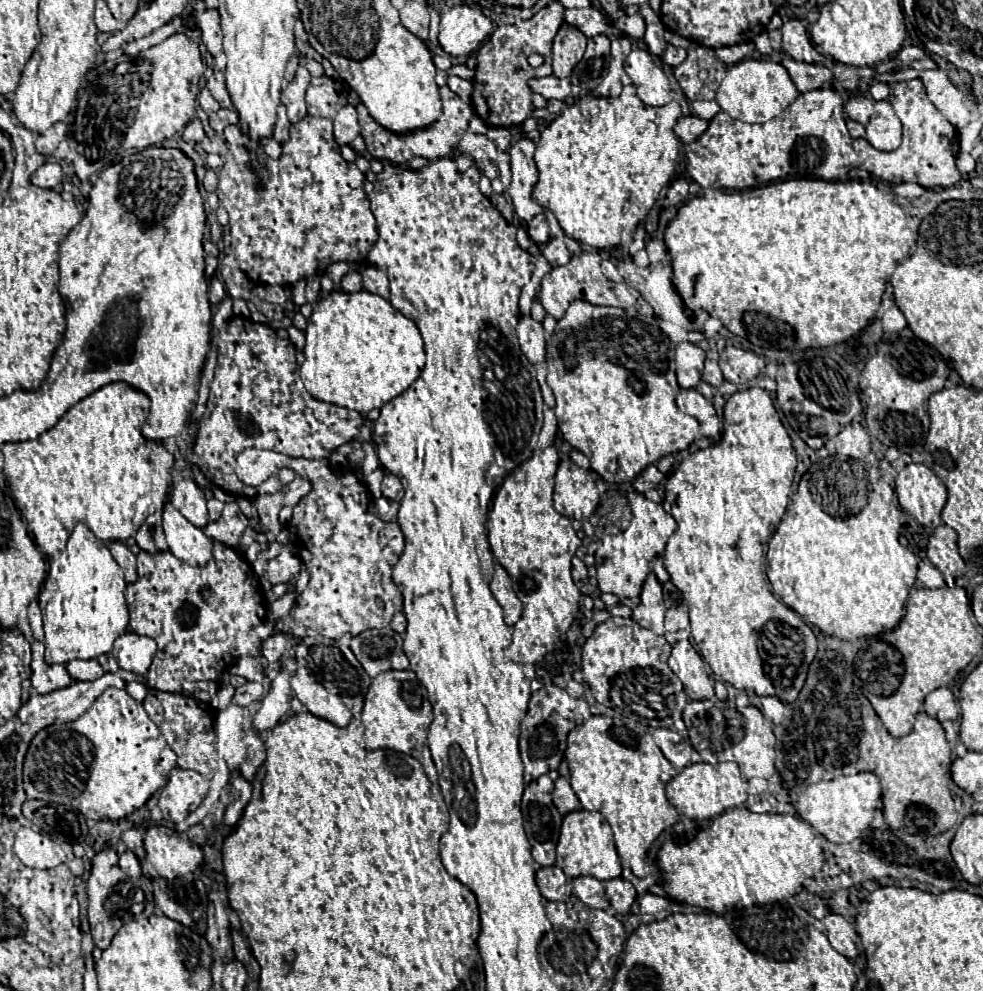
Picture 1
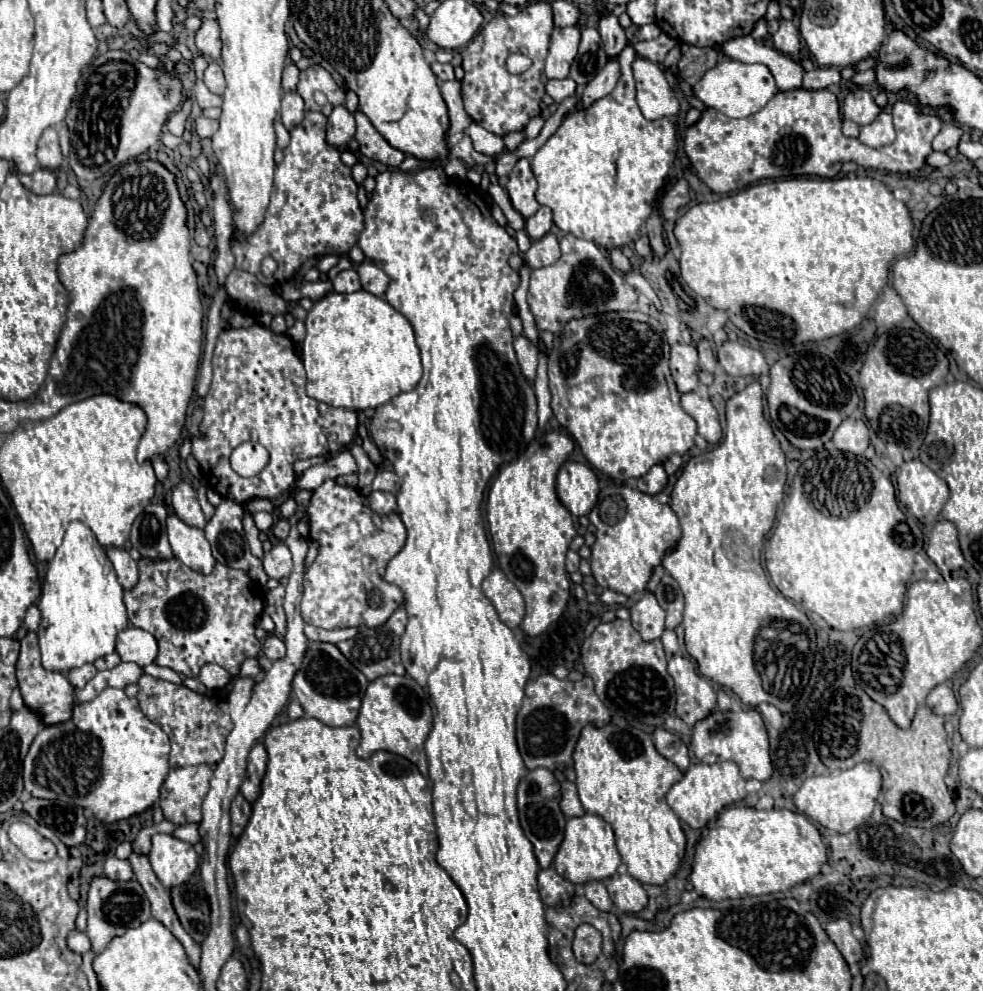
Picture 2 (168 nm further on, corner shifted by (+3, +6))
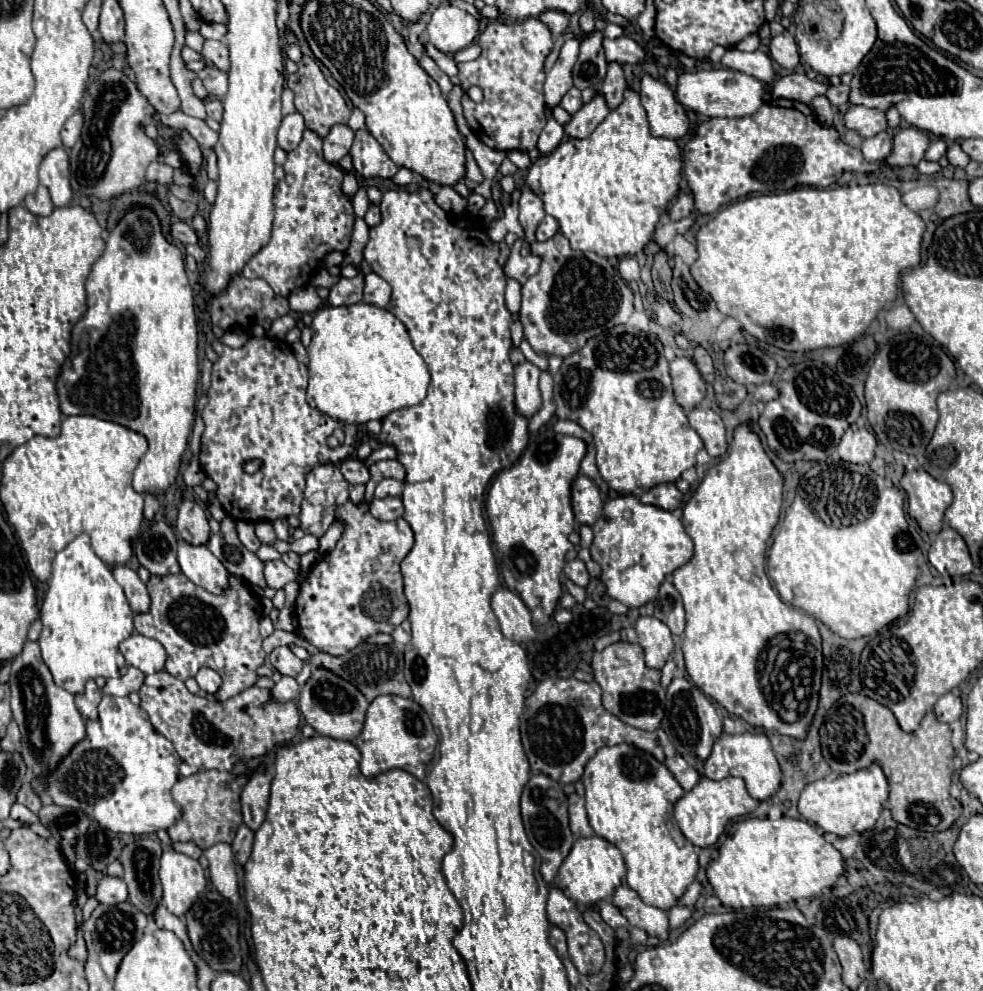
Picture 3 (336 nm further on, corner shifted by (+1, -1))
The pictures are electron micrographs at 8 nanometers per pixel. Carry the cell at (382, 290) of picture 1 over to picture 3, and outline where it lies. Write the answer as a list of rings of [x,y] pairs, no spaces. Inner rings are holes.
[[[367,274],[365,276],[365,292],[363,292],[363,302],[375,304],[379,308],[385,308],[391,298],[391,286],[379,278],[377,274]]]

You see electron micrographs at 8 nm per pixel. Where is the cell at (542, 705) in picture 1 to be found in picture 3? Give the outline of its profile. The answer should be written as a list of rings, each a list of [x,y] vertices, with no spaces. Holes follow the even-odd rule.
[[[545,678],[537,684],[535,692],[525,700],[521,718],[521,740],[529,758],[533,774],[547,774],[559,784],[573,784],[581,780],[585,764],[603,746],[631,744],[643,752],[653,754],[665,762],[663,748],[657,732],[637,730],[607,712],[601,704],[601,686],[593,682],[579,682],[577,678]]]

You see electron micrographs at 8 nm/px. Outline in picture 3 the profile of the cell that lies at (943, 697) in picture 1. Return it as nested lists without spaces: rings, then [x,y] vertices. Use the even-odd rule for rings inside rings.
[[[947,692],[945,696],[941,696],[941,698],[937,700],[937,704],[935,704],[933,710],[935,710],[937,720],[951,724],[951,722],[955,722],[955,720],[961,718],[961,714],[963,714],[963,704],[961,704],[961,698],[959,698],[959,696],[955,696],[953,692]]]

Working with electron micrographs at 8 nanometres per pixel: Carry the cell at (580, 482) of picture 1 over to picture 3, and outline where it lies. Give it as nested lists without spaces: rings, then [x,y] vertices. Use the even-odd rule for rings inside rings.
[[[579,474],[577,480],[573,482],[571,502],[573,502],[575,529],[576,524],[591,526],[601,516],[601,510],[603,510],[601,492],[595,486],[595,482],[585,474]]]

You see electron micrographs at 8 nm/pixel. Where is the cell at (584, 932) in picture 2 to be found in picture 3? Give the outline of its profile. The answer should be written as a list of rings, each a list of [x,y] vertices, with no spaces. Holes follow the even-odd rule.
[[[553,888],[547,900],[547,918],[553,926],[561,928],[567,936],[569,956],[579,974],[597,974],[605,962],[603,942],[585,924],[577,904],[567,900],[559,888]]]

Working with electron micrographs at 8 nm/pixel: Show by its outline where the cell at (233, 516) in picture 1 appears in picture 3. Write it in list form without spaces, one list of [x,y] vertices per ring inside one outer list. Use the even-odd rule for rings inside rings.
[[[231,518],[221,522],[221,532],[211,536],[207,548],[223,562],[229,574],[261,588],[267,586],[263,578],[263,562],[239,542],[235,522]]]

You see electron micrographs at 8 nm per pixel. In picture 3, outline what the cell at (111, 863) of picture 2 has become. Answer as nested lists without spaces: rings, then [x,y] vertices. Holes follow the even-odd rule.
[[[105,876],[99,886],[97,886],[97,894],[95,898],[101,902],[101,904],[121,904],[127,900],[127,886],[123,884],[121,878],[111,878],[111,876]]]

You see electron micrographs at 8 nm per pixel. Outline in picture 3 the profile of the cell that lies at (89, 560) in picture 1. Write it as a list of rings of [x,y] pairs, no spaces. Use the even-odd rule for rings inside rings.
[[[79,534],[53,560],[53,574],[41,604],[43,632],[39,646],[43,662],[53,674],[57,686],[71,694],[81,694],[85,682],[97,676],[119,678],[127,672],[119,644],[133,634],[133,610],[127,604],[123,588],[107,566],[89,546],[89,534]]]

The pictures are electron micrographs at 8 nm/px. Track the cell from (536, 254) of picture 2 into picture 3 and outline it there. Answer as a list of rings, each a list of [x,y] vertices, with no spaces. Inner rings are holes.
[[[517,242],[511,246],[511,256],[507,264],[503,266],[503,272],[507,278],[517,280],[519,284],[525,284],[529,276],[533,276],[539,270],[539,258],[537,256],[521,256]]]

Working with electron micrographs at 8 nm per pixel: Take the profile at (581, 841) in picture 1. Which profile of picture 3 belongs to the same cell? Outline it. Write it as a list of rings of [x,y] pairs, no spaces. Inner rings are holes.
[[[599,836],[591,838],[577,838],[569,856],[563,860],[555,884],[563,890],[563,894],[579,904],[593,904],[599,900],[607,900],[613,896],[613,892],[623,884],[625,878],[625,860],[613,844]]]

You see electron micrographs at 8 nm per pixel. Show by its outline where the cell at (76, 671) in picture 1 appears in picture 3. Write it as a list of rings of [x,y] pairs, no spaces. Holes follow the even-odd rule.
[[[93,680],[87,682],[83,694],[75,696],[75,704],[85,720],[97,720],[97,706],[99,706],[101,698],[103,698],[103,692],[97,688],[97,684]]]

